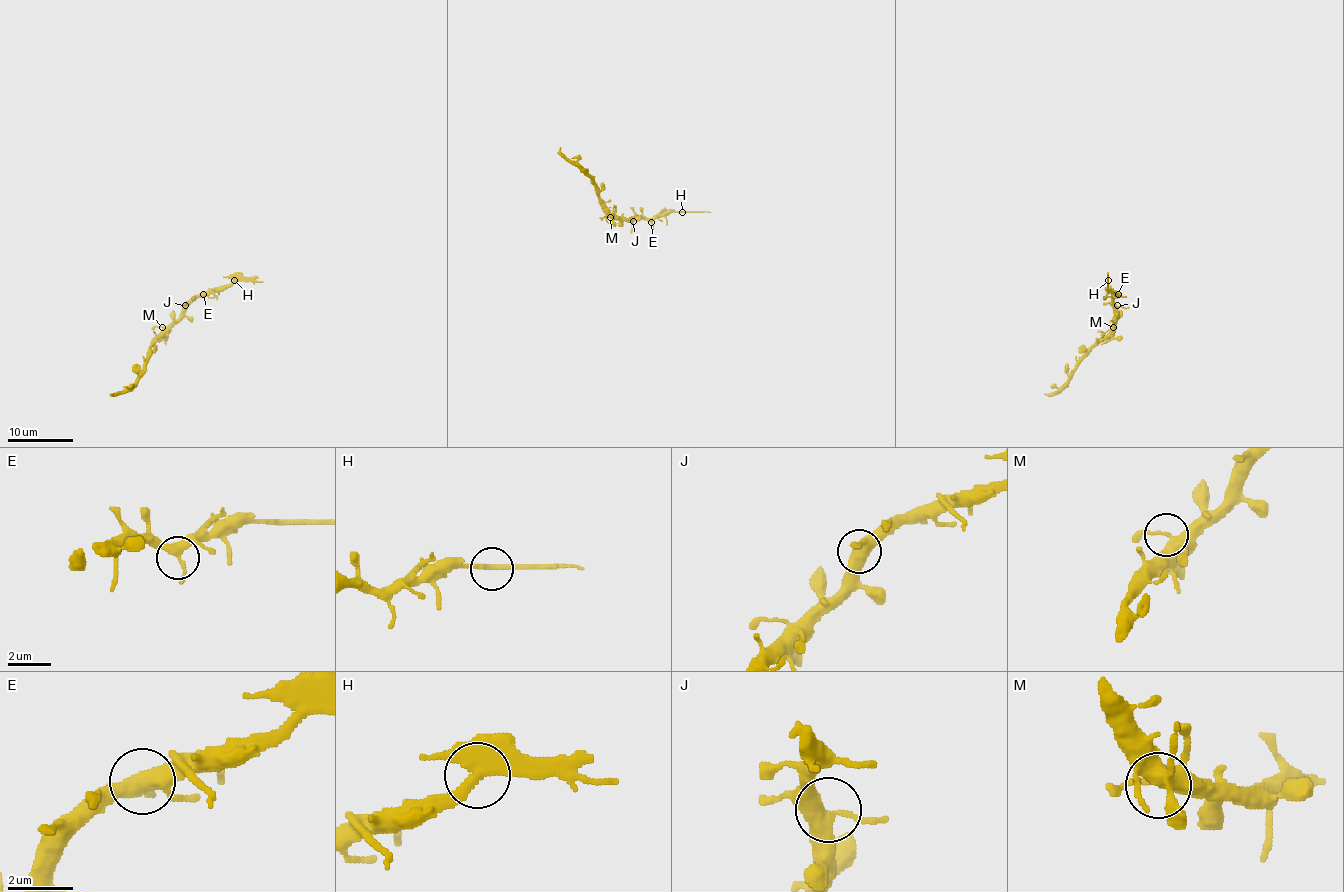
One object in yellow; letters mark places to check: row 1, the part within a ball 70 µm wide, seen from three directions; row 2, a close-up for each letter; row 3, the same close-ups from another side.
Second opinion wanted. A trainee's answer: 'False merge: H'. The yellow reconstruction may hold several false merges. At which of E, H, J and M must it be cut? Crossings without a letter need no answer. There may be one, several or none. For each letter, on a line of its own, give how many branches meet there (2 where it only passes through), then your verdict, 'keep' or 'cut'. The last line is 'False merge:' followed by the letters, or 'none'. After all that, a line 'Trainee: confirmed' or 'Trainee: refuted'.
E: 4 | keep
H: 3 | cut
J: 3 | keep
M: 3 | keep
False merge: H
Trainee: confirmed

